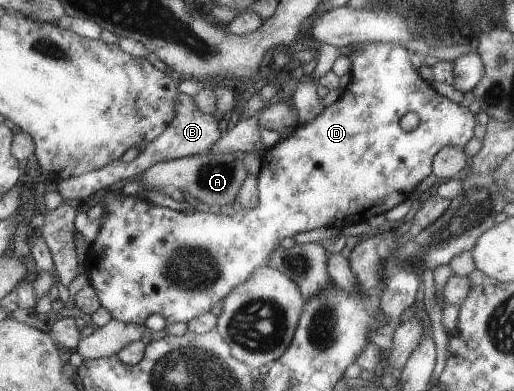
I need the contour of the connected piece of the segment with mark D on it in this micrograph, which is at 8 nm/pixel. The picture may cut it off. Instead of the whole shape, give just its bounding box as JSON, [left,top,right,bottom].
[83,43,475,325]

